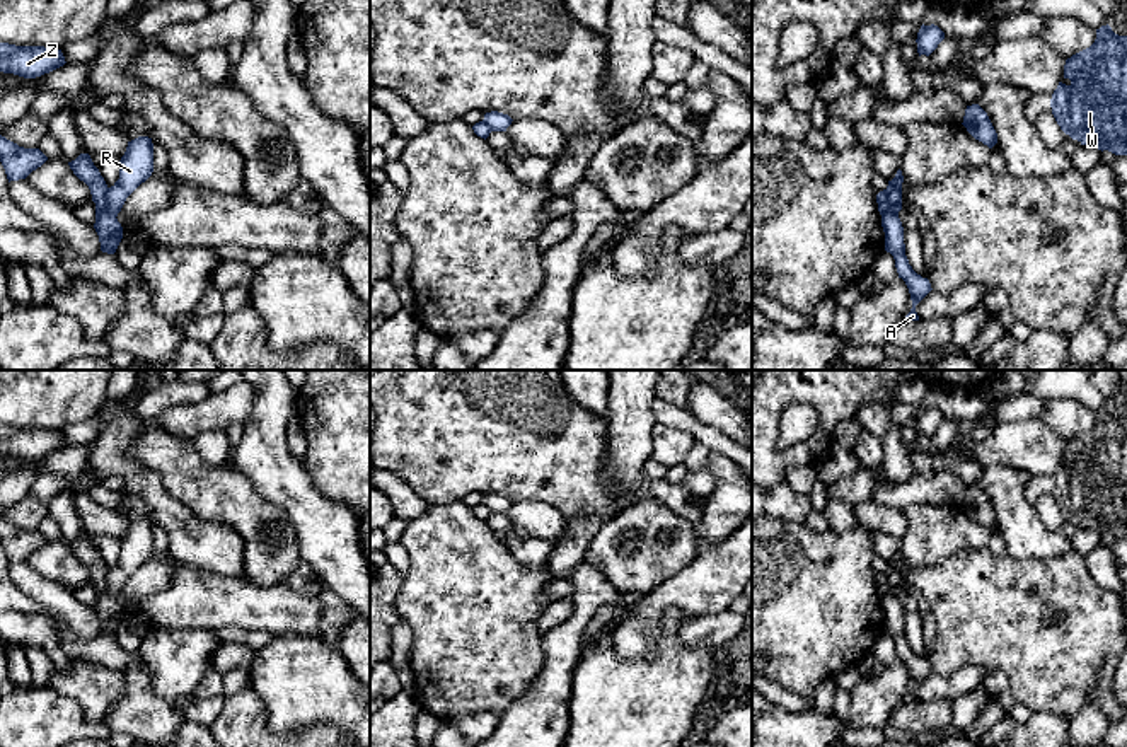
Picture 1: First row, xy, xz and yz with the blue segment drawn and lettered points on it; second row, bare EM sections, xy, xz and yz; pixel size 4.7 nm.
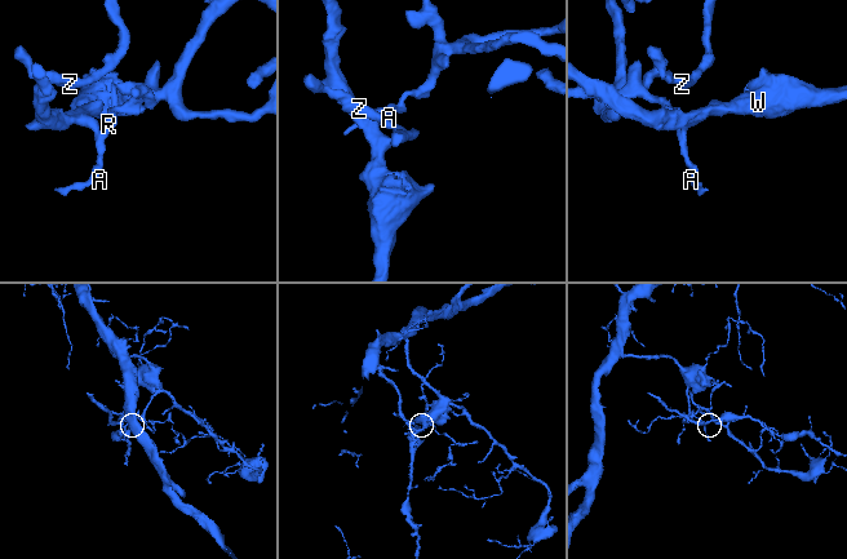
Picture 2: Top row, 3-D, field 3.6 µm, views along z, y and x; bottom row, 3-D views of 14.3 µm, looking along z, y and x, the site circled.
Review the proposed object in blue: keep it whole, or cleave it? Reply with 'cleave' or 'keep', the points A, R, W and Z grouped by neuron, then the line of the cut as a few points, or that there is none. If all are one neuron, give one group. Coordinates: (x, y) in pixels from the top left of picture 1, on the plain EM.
cleave; A W / R Z; cut in xy along (106, 570), (104, 590), (115, 599)

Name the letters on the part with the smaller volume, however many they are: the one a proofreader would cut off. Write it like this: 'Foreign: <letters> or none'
Foreign: A, W

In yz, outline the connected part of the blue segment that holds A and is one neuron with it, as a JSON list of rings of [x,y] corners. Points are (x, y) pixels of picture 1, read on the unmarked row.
[[[899,551],[895,559],[888,563],[888,568],[887,568],[890,587],[888,587],[888,594],[881,597],[881,609],[885,614],[885,633],[893,638],[899,660],[905,663],[910,675],[912,691],[905,698],[905,703],[919,703],[916,687],[933,670],[928,660],[922,660],[912,651],[905,638],[904,609],[899,600],[899,594],[902,592],[902,565],[904,565],[904,558],[902,558],[902,553]]]

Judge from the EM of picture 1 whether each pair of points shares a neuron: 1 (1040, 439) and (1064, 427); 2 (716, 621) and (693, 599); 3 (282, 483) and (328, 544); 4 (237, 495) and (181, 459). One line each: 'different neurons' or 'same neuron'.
1: different neurons
2: different neurons
3: same neuron
4: same neuron

